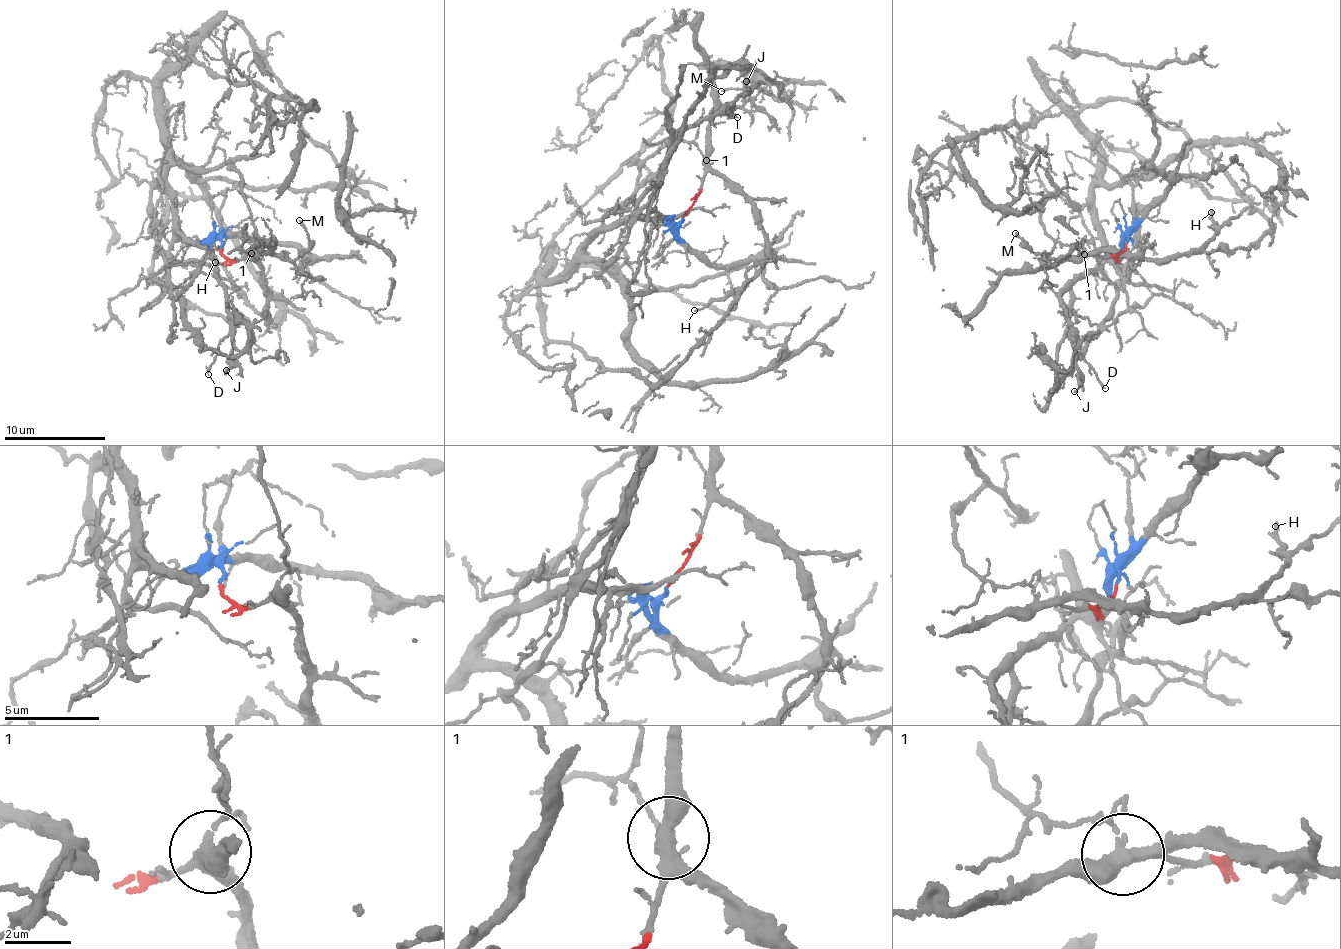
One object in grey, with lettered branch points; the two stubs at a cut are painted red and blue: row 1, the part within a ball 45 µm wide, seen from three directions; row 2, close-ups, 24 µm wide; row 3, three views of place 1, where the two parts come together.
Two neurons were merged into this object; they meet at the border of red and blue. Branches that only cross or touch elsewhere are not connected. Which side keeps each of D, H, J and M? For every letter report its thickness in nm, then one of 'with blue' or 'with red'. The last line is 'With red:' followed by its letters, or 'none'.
D: 150 nm thick; with blue
H: 150 nm thick; with red
J: 100 nm thick; with blue
M: 150 nm thick; with red
With red: H, M

